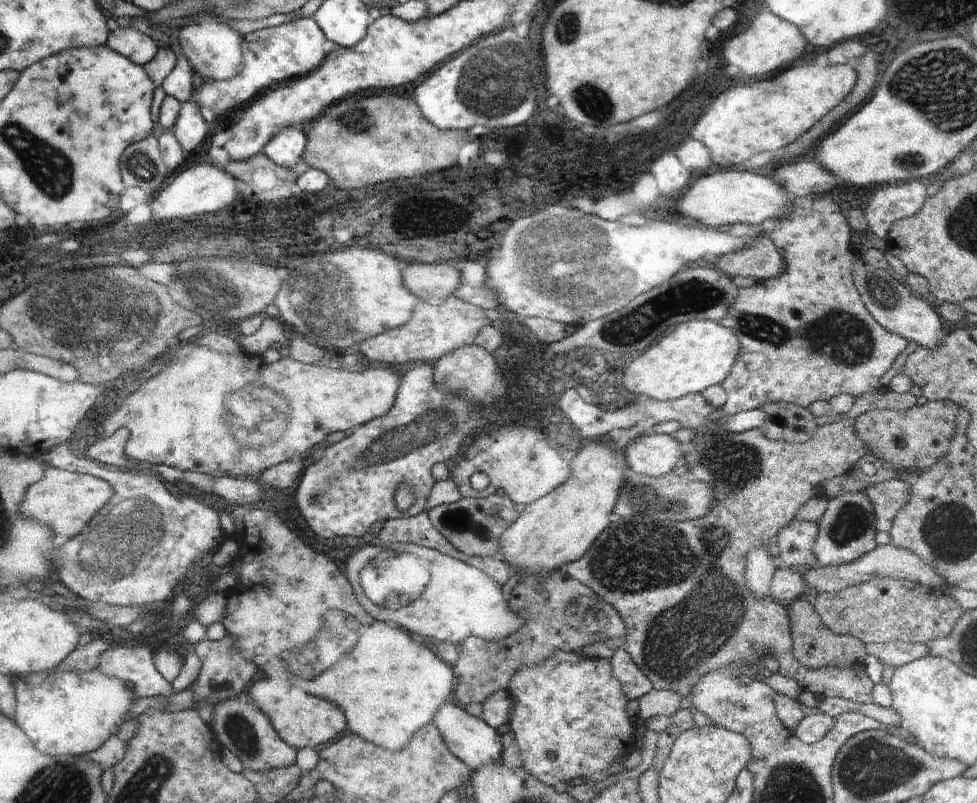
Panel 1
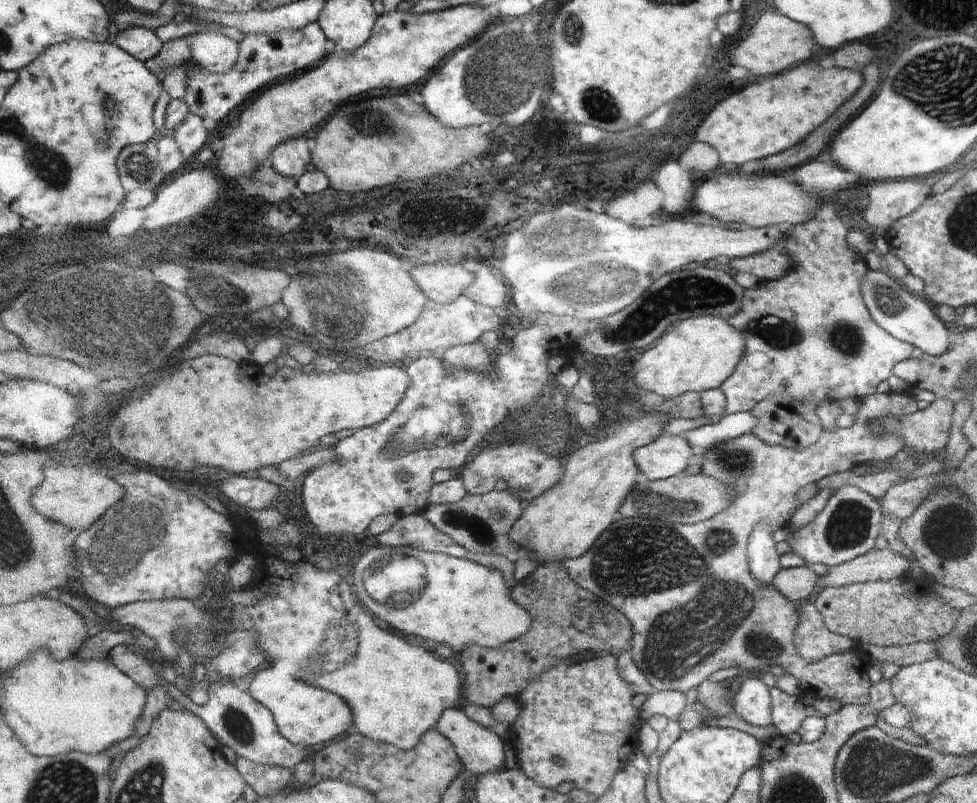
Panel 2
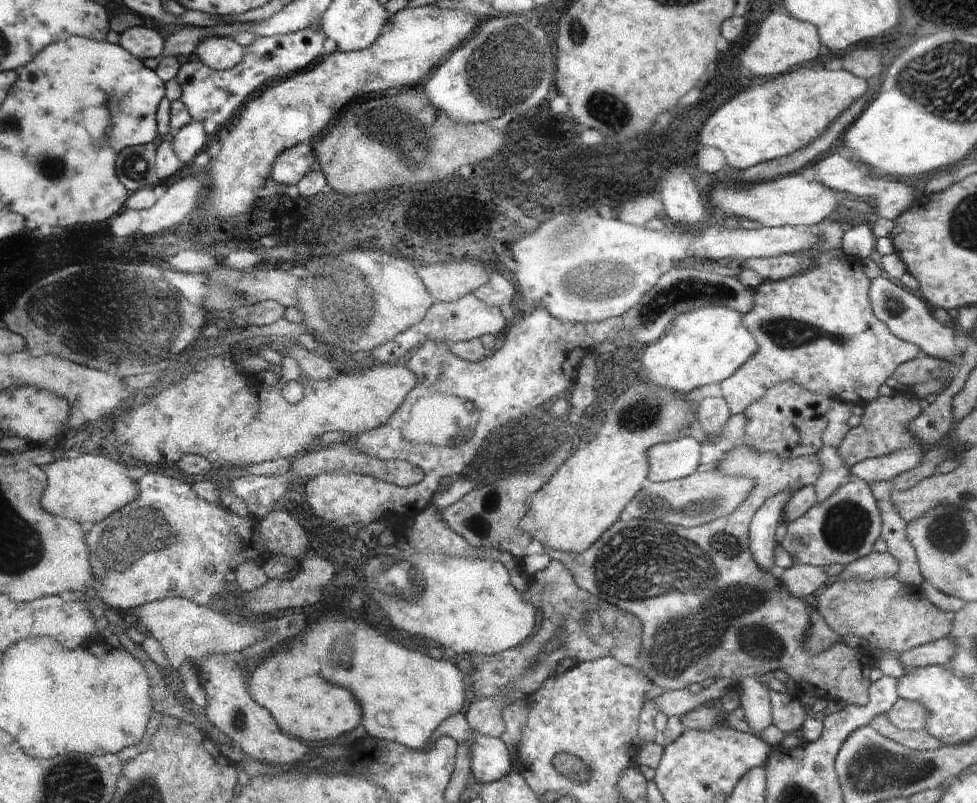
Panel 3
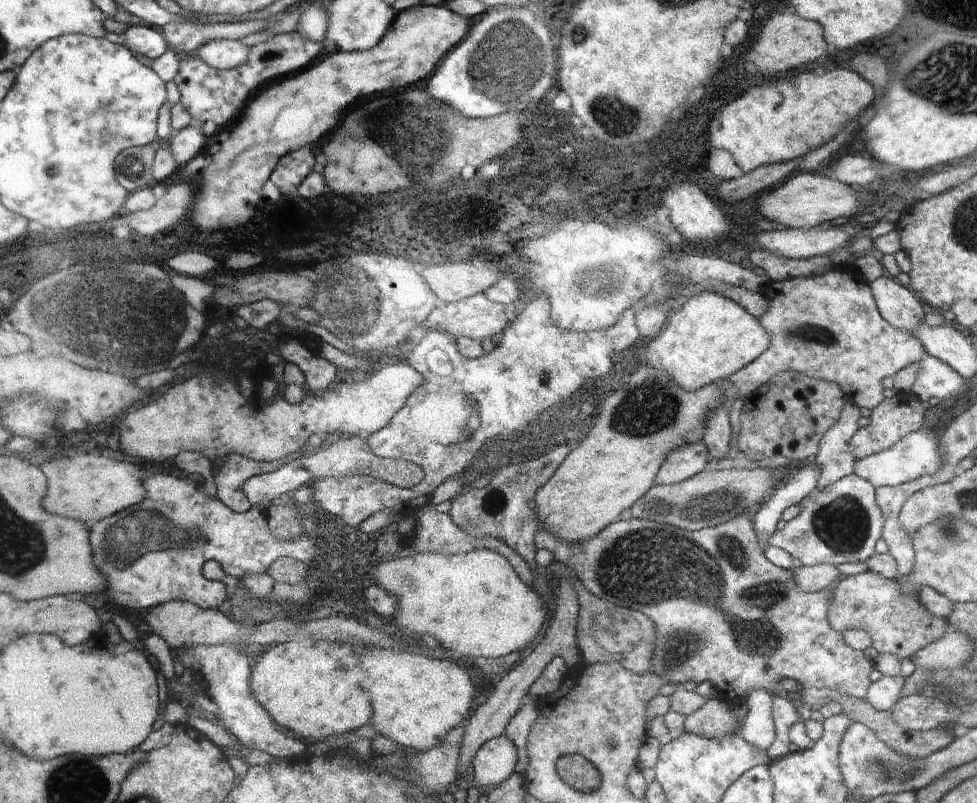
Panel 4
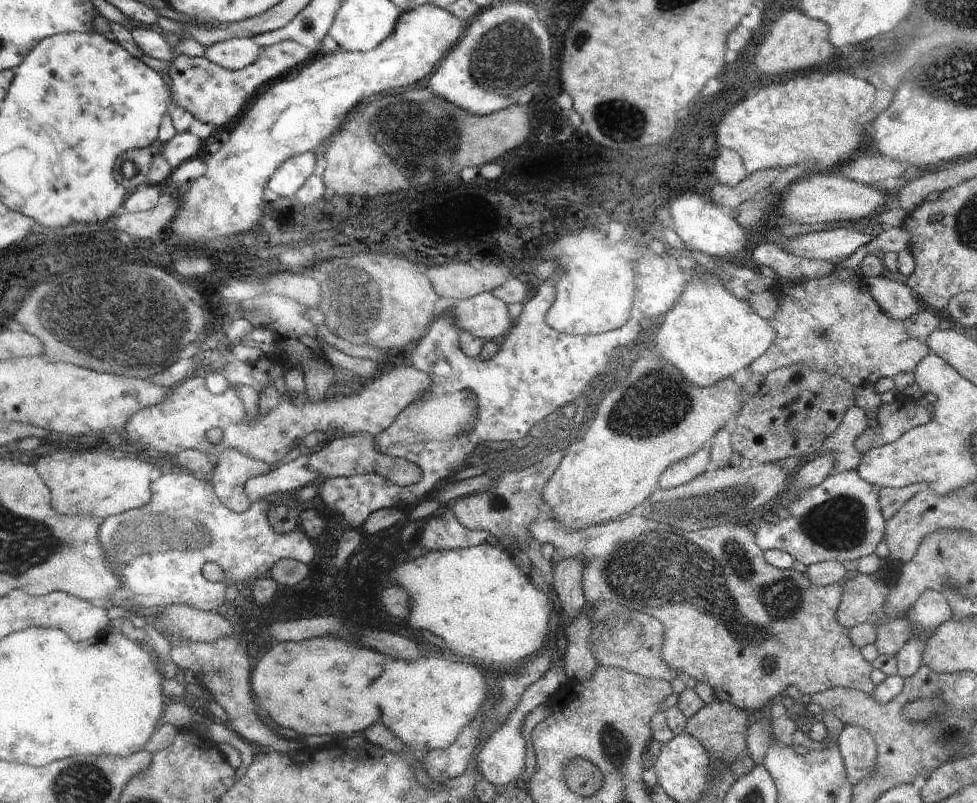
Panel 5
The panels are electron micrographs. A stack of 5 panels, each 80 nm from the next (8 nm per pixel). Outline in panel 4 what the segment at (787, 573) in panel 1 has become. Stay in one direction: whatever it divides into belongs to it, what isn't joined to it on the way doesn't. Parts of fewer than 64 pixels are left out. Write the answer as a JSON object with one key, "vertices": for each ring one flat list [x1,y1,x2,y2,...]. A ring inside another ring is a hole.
{"vertices":[[826,563,793,567,792,572,796,576,797,585,807,593,815,593,826,587,832,588,838,581,837,578,840,574,836,566]]}

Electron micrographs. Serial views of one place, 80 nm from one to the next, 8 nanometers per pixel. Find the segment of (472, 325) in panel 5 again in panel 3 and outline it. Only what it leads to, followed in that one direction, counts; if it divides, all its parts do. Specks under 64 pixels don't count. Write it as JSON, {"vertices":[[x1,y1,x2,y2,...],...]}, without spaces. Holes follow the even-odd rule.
{"vertices":[[466,296,460,298,458,302,436,302,434,310,430,310,430,314,426,314,426,318,422,318,422,322,418,326,412,326,410,330,406,330,406,334,398,334,398,338,388,342,388,350,386,346,378,346,378,350,374,350,374,358,382,364,390,364,396,362,394,358,402,358,404,354,408,354,410,350,422,346,428,340,436,340,436,342,458,342,458,340,474,340,481,338,487,334,495,335,504,328,504,318,500,314,498,308,492,308,488,304,484,304,482,300,478,300,476,296]]}

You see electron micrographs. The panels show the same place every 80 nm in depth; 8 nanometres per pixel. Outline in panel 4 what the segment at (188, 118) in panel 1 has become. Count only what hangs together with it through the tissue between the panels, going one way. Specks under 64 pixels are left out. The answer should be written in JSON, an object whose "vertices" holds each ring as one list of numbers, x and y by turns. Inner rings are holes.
{"vertices":[[186,127,168,138,168,148,179,168,190,162,205,146,206,136,199,127]]}

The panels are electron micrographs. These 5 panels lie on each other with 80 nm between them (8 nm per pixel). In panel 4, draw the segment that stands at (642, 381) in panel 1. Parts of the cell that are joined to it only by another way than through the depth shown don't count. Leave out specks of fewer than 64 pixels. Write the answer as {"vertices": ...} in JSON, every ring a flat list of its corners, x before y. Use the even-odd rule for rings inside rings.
{"vertices":[[702,291,667,314,662,334,648,346,648,362,674,374,678,386,695,391,740,372,769,348,769,342,768,331,745,308,725,296]]}

